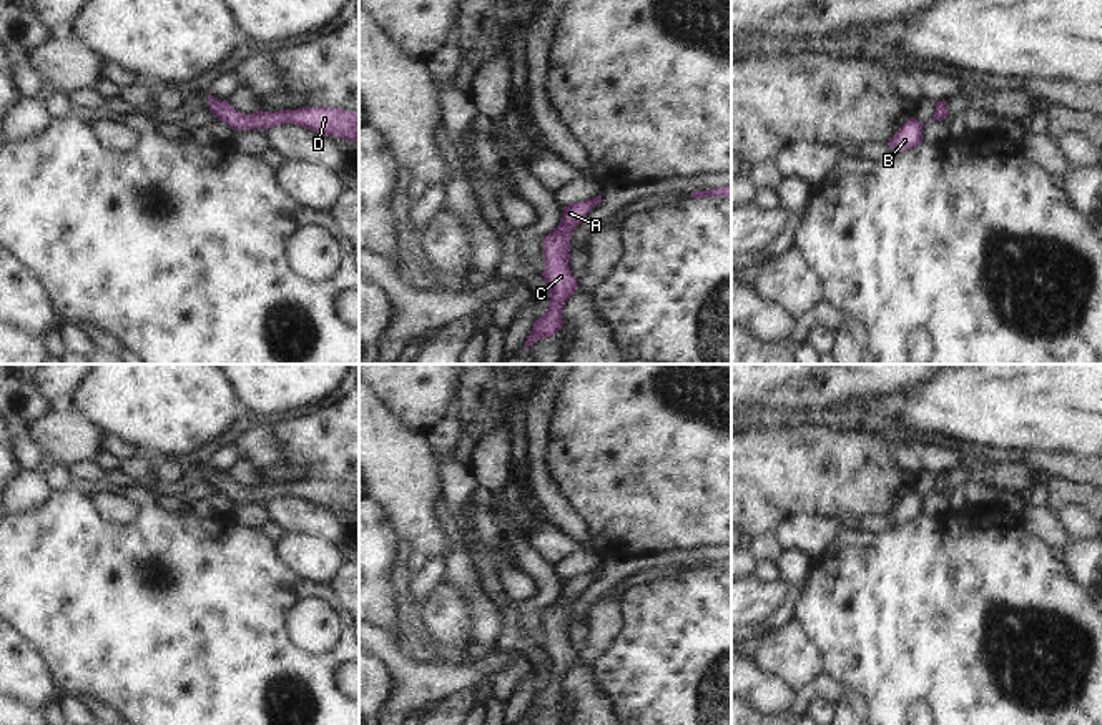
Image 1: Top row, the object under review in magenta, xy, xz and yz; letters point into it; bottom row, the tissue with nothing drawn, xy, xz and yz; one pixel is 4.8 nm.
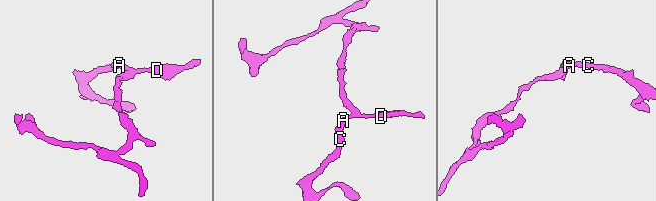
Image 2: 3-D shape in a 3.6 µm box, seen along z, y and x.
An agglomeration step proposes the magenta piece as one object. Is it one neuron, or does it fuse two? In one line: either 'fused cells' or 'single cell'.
single cell

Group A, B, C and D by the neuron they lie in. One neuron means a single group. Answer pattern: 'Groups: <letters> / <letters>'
Groups: A B C D.

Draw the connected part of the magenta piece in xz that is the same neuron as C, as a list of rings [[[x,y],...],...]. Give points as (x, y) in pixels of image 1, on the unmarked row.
[[[602,569],[572,575],[563,580],[558,599],[544,610],[544,652],[550,658],[550,673],[547,685],[534,693],[534,700],[525,713],[524,722],[537,715],[540,710],[557,707],[563,700],[562,680],[565,673],[578,662],[577,650],[572,647],[570,612],[573,602],[583,594],[593,579],[600,577]]]

